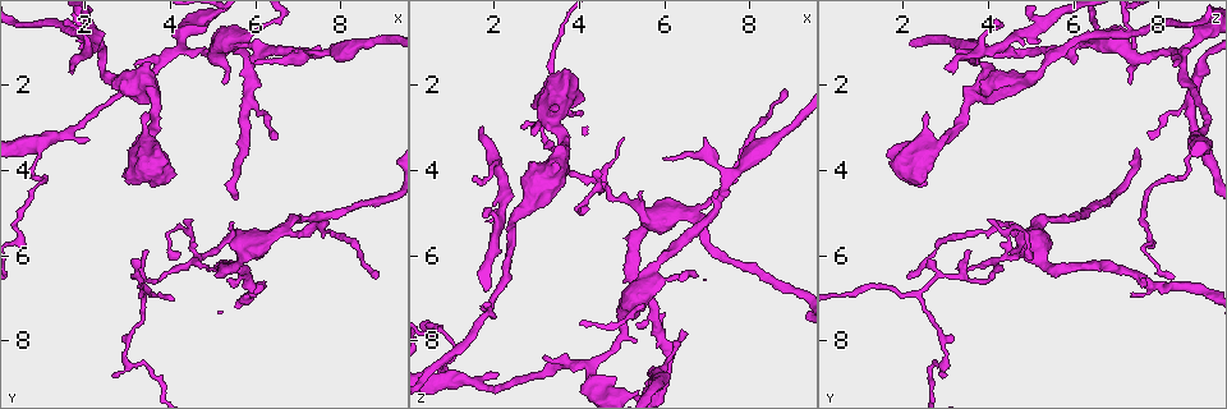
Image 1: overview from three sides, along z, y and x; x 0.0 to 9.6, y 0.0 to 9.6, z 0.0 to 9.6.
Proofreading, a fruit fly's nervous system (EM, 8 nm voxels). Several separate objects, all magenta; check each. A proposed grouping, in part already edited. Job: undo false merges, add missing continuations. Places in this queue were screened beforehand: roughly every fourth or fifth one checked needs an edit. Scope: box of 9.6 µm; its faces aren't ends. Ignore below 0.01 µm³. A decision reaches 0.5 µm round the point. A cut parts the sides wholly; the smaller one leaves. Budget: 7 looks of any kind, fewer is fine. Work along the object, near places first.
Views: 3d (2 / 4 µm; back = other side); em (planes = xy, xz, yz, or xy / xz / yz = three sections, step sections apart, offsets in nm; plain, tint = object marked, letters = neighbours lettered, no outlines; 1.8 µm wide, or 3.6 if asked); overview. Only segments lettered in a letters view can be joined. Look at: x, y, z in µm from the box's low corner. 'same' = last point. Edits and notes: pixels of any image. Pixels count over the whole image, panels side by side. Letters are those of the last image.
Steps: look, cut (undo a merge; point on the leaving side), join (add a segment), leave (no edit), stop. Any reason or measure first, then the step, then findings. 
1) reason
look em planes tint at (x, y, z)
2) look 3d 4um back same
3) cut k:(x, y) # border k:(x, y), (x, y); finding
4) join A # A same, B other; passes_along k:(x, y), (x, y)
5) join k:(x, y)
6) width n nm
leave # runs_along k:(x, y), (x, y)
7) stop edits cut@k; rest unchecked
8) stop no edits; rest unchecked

free end
look em planes letters at (3.10, 6.10, 2.65)

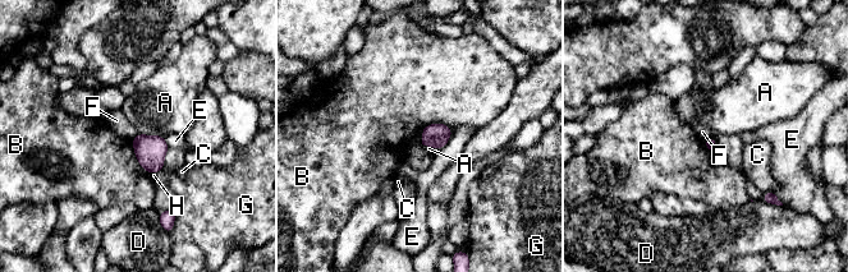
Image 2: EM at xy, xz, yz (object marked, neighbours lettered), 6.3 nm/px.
leave # A other, B other, C other, D other, E other, F other, G other, H other; border 2:(422, 129), (422, 137), (418, 143); no lettered segment goes on from it

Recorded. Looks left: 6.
an open end
look em xz step 4 tint at (1.70, 1.60, 2.95)

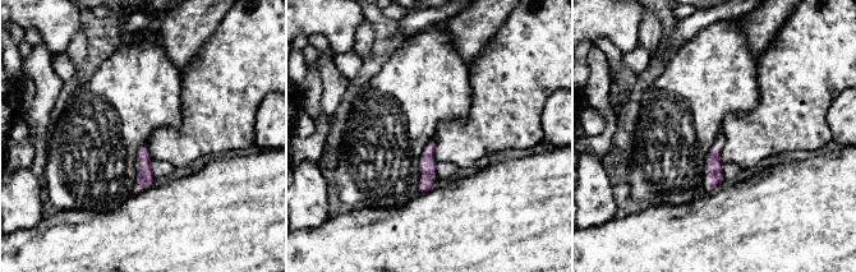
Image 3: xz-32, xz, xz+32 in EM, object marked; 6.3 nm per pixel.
cut it another way
look em planes letters same

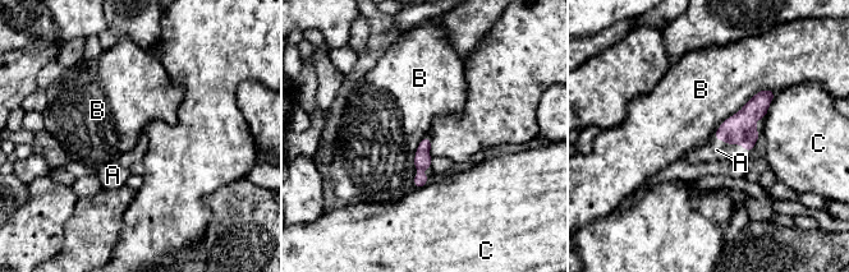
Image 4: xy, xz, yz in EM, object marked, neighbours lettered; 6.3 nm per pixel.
join 4:(716, 150) # A same, B other, C other; it goes on there

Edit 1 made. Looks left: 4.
see it whole again
look overview

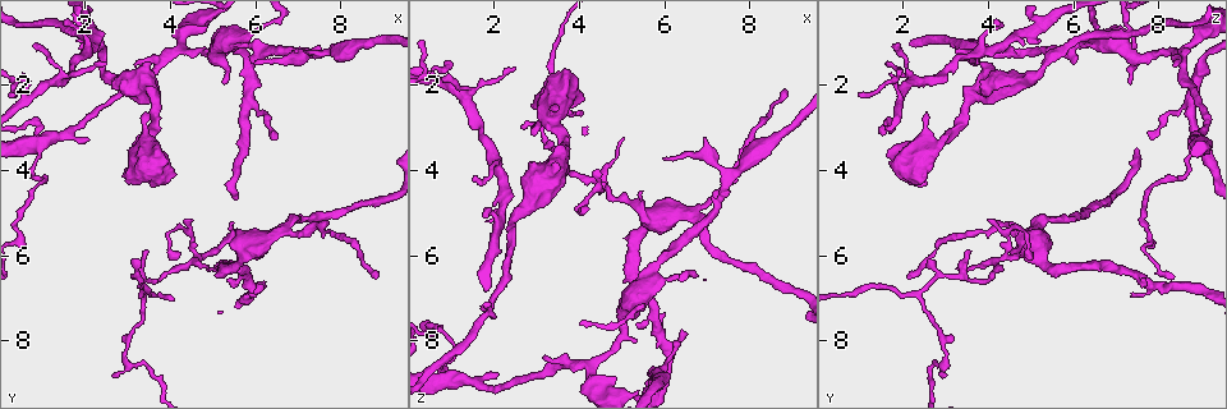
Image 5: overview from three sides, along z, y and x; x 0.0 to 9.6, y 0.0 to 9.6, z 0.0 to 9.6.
branch point
look em planes letters at (1.85, 0.80, 7.30)

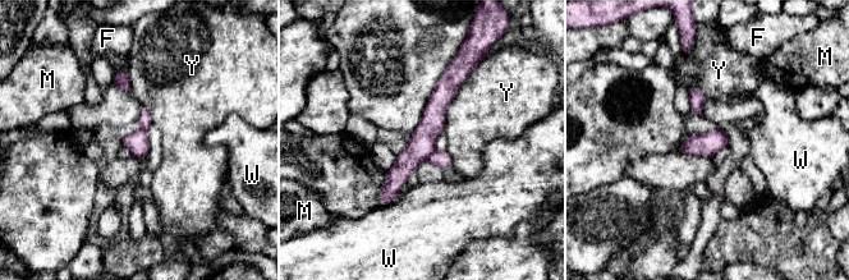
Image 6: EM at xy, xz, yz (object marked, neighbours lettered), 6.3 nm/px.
width 140 nm
cut 6:(441, 159) # F other, M other, W other, Y other; two cells meet here

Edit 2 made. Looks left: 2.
stop edits join@4, cut@6; rest unchecked

